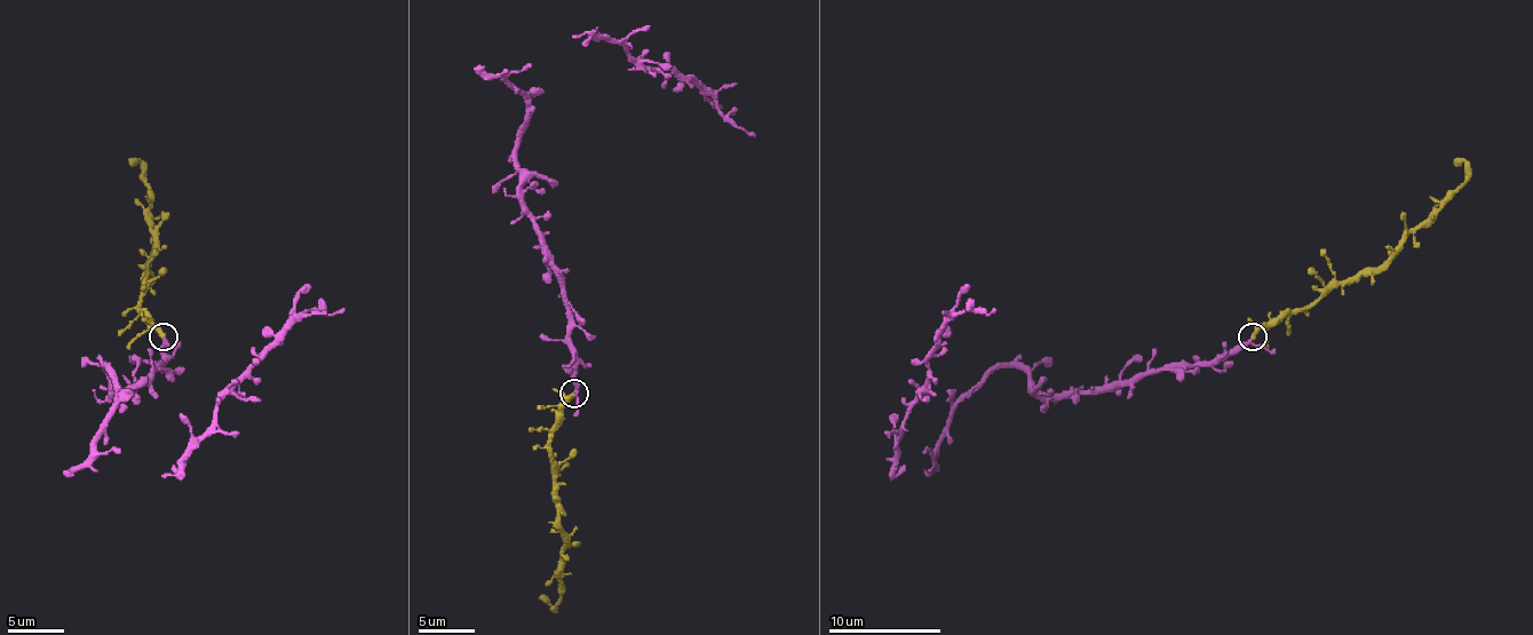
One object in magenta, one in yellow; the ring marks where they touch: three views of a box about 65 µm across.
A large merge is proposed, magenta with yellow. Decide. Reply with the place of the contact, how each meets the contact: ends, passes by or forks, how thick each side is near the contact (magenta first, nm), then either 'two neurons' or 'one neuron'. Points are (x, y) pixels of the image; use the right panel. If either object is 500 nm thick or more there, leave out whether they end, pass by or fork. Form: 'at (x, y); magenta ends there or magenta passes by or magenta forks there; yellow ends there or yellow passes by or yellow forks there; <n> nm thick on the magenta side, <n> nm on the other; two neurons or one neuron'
at (1252, 336); magenta passes by; yellow ends there; 180 nm thick on the magenta side, 360 nm on the other; one neuron

